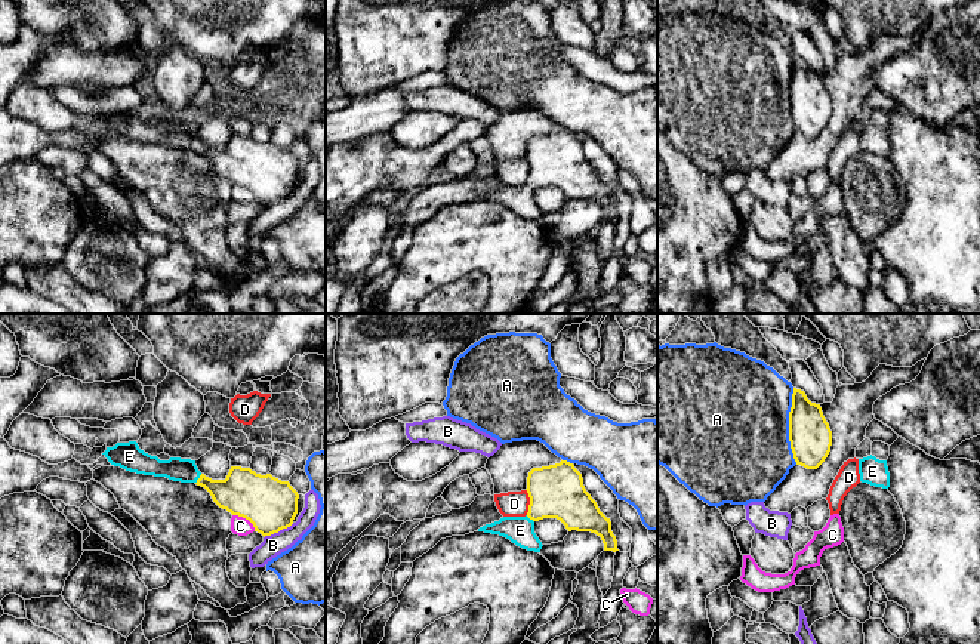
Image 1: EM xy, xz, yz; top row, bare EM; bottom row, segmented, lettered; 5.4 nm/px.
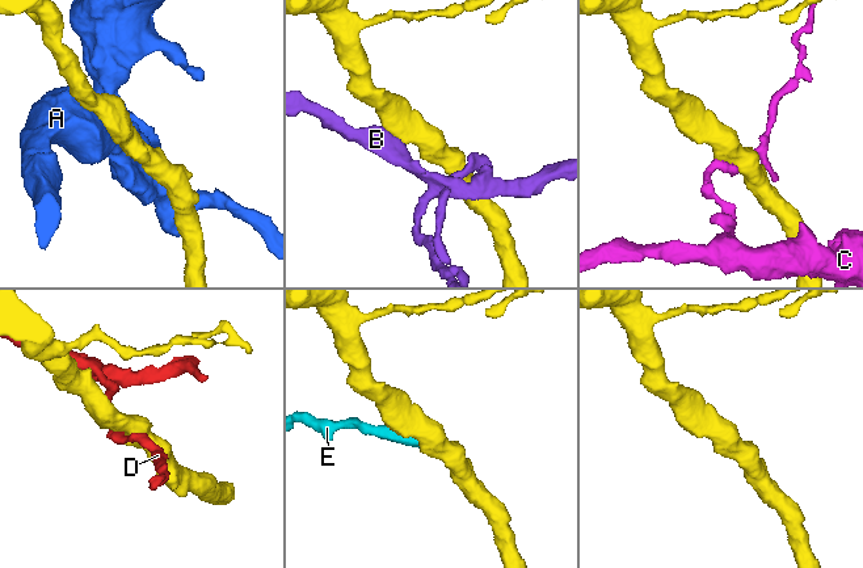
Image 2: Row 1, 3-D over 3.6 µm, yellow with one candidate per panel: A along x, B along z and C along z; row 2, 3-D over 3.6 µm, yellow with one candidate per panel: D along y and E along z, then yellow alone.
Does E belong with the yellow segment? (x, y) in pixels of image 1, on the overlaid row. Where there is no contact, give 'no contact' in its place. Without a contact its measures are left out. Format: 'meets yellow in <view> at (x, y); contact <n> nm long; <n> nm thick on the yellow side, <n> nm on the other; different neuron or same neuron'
meets yellow in xy at (199, 478); contact 70 nm long; 240 nm thick on the yellow side, 130 nm on the other; same neuron

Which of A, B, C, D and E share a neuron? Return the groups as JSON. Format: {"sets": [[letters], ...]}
{"sets": [["A"], ["B"], ["C"], ["D"], ["E"]]}

